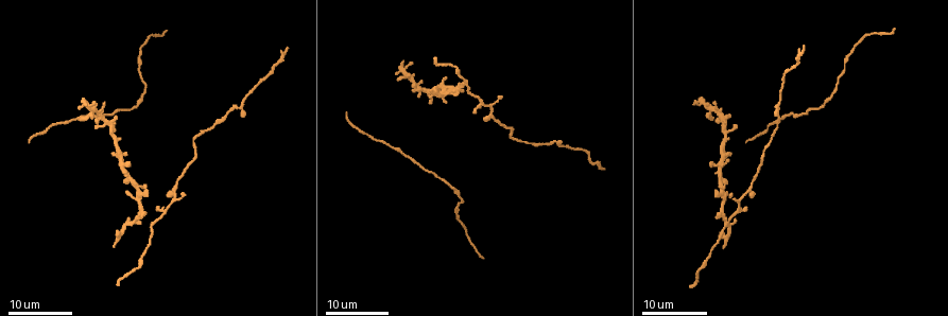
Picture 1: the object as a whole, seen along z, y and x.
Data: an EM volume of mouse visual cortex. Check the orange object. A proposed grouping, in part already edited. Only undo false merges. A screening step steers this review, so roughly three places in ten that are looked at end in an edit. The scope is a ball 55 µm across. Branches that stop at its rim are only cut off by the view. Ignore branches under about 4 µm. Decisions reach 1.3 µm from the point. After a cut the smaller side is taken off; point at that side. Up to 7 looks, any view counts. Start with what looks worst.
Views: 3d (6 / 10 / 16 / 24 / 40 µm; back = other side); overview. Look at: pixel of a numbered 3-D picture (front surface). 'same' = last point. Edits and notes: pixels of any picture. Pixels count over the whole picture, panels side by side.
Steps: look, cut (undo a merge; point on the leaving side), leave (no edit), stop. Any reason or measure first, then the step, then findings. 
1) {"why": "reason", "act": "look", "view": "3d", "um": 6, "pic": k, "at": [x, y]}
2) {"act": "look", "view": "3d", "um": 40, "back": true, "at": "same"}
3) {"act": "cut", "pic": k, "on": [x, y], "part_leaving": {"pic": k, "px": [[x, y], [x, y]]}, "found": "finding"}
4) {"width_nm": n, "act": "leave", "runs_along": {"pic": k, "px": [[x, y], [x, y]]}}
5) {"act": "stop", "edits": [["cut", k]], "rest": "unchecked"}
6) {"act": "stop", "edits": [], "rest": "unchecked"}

{"act": "look", "view": "3d", "um": 24, "pic": 1, "at": [776, 104]}

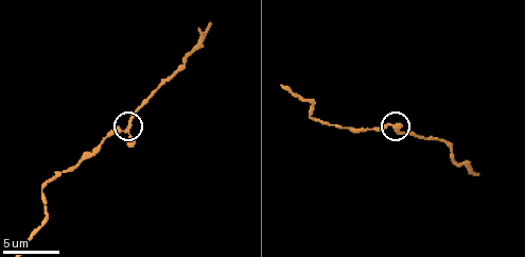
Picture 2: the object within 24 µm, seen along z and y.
{"act": "look", "view": "3d", "um": 10, "pic": 2, "at": [126, 129]}

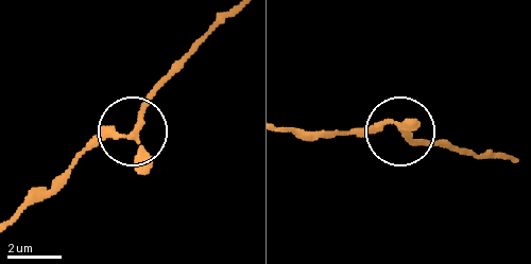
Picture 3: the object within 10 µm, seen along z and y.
{"act": "leave", "runs_along": {"pic": 3, "px": [[287, 127], [356, 135], [383, 121], [411, 141], [443, 145]]}, "found": "continuous, no second neuron"}

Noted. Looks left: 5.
{"why": "arms part here", "act": "look", "view": "3d", "um": 24, "pic": 1, "at": [101, 116]}

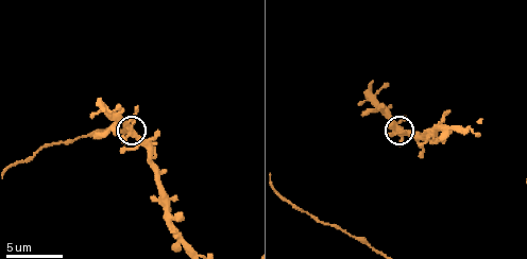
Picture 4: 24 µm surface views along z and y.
{"act": "look", "view": "3d", "um": 10, "pic": 4, "at": [401, 136]}

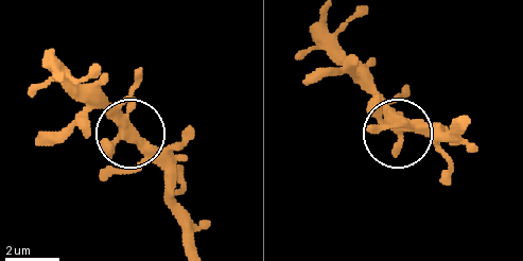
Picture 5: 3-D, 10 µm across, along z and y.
{"side_arm_um": 6, "act": "leave", "found": "one neuron here"}

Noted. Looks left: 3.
{"act": "look", "view": "3d", "um": 6, "pic": 4, "at": [179, 240]}

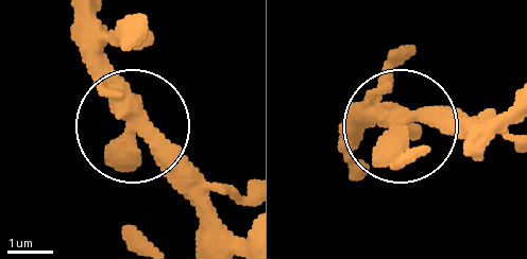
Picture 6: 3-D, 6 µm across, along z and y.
{"width_nm": 370, "act": "leave", "runs_along": {"pic": 6, "px": [[145, 115], [125, 115], [95, 12]]}, "found": "one neuron here"}

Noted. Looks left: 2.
{"act": "look", "view": "3d", "um": 10, "pic": 4, "at": [361, 242]}

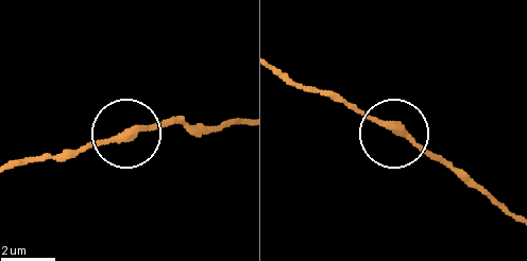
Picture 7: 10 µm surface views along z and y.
{"why": "other side", "act": "look", "view": "3d", "um": 10, "back": true, "pic": 7, "at": [396, 127]}

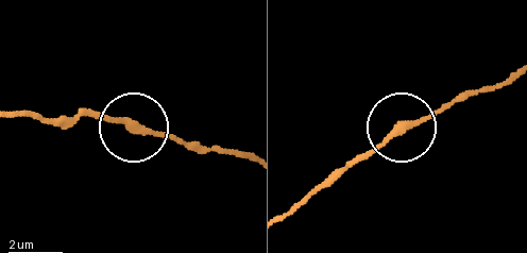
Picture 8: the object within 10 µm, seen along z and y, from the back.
{"width_nm": 260, "act": "leave", "found": "continuous, no second neuron"}

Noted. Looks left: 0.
{"act": "stop", "edits": [], "rest": "unchecked"}

